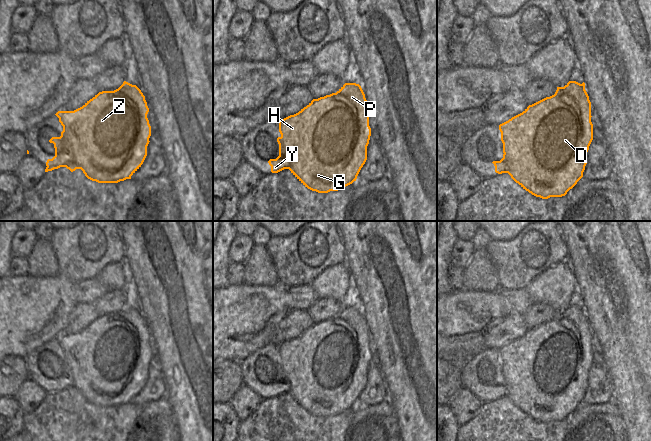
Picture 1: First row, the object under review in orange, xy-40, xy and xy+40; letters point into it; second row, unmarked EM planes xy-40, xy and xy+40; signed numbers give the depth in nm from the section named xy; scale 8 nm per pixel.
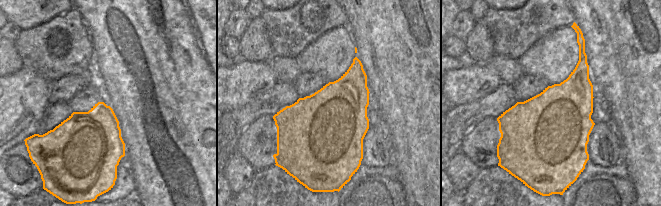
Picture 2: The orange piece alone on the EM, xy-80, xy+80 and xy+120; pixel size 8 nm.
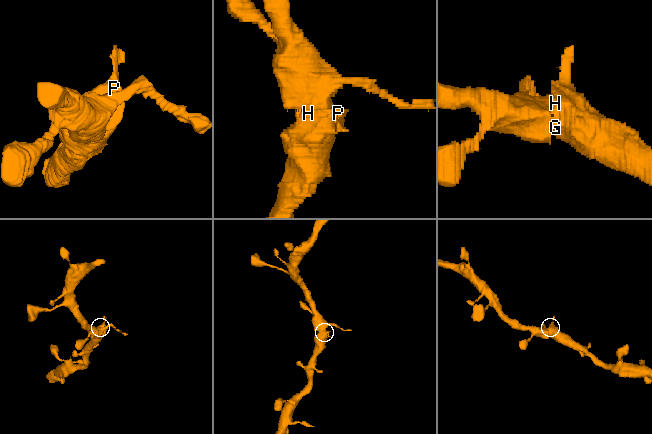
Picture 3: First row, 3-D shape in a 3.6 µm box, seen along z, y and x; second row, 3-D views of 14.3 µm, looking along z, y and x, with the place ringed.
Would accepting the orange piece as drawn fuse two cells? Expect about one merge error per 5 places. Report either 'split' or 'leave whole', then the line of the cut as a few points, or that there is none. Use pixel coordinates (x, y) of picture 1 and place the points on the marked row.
leave whole | no cut

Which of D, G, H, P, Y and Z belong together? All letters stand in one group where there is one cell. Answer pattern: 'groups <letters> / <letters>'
groups D G H P Y Z

